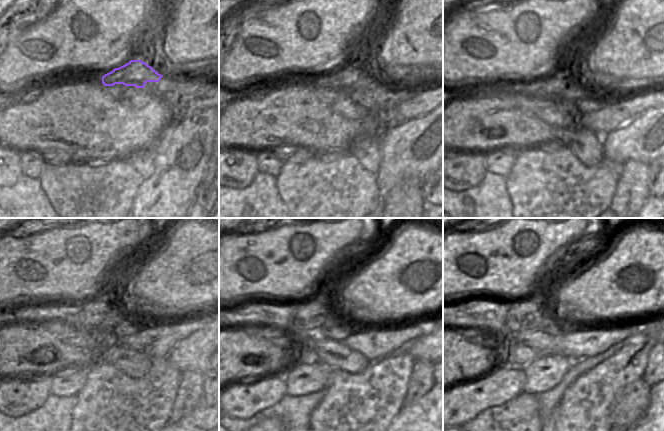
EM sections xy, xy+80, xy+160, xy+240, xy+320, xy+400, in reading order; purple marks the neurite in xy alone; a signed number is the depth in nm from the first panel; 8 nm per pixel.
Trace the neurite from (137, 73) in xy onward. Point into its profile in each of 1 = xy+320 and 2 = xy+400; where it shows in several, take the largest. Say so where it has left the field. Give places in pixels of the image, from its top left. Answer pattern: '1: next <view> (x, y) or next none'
1: next xy+320 (309, 315)
2: next xy+400 (525, 314)

